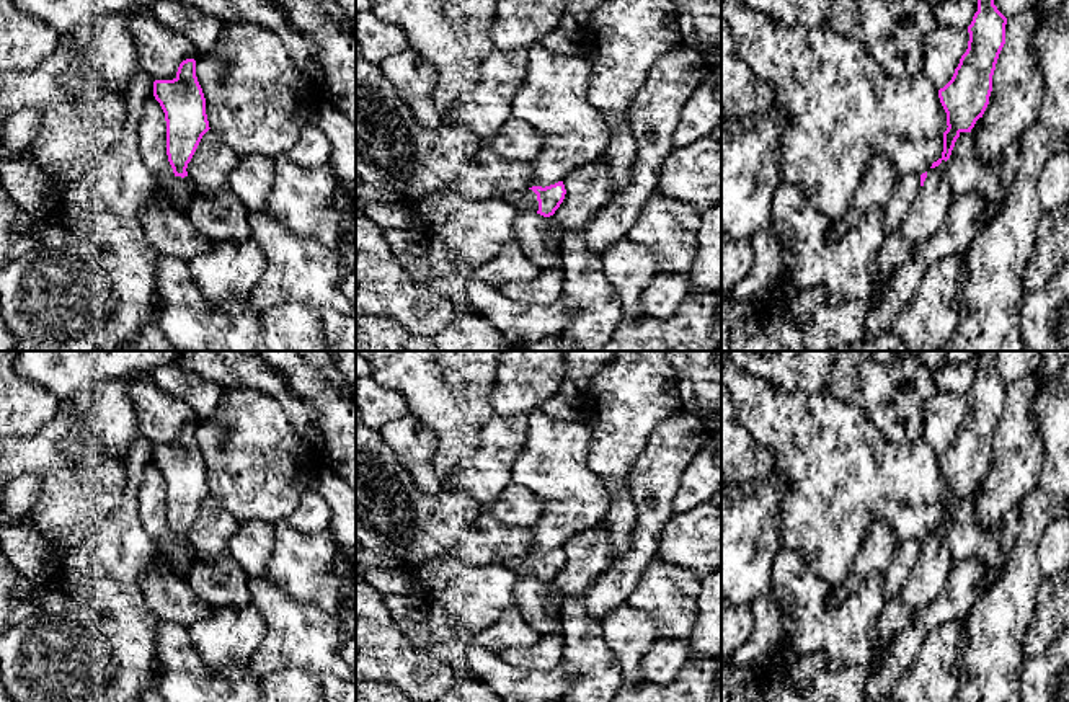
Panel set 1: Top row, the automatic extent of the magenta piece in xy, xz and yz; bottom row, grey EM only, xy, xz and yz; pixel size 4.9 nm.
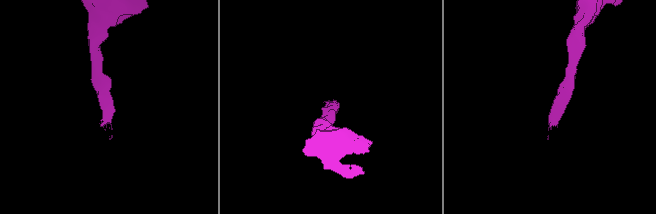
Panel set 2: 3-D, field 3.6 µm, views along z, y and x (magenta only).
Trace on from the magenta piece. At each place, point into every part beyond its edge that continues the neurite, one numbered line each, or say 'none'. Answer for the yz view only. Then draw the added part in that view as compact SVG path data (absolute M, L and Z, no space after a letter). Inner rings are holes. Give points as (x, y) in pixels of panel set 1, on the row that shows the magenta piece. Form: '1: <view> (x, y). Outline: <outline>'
1: yz (929, 209). Outline: M947 162L927 170L924 186L916 198L911 212L901 225L899 235L916 245L935 233L943 222L951 202L951 184L947 175Z

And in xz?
1: xz (526, 199). Outline: M529 188L504 194L501 199L514 206L517 211L539 211L537 194Z

